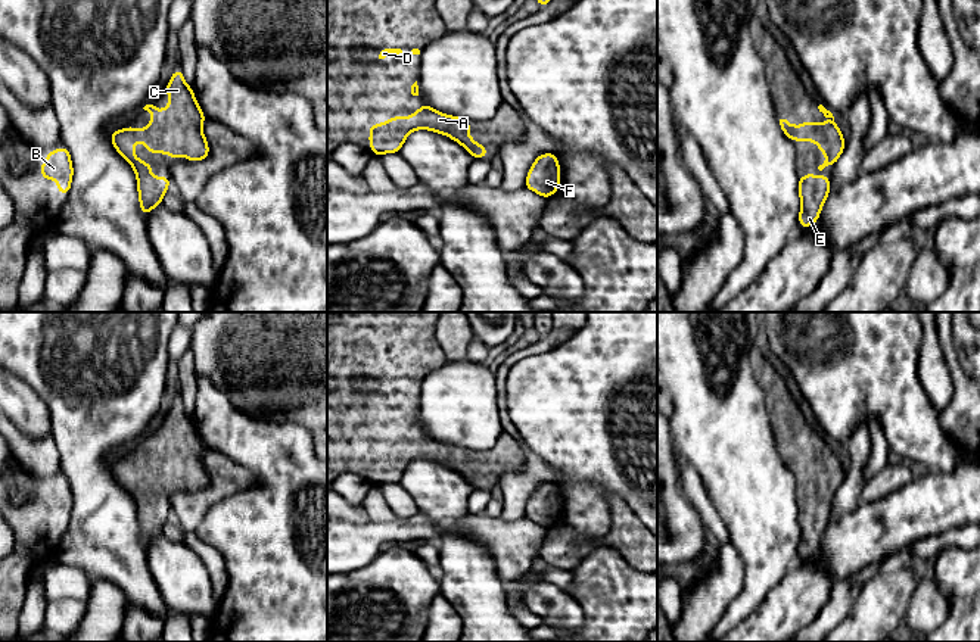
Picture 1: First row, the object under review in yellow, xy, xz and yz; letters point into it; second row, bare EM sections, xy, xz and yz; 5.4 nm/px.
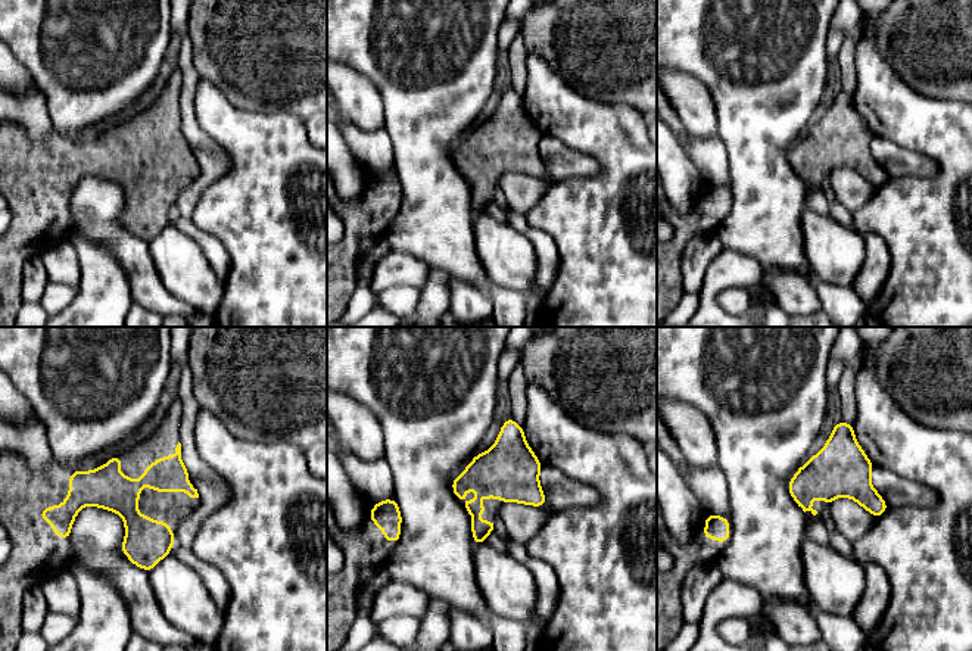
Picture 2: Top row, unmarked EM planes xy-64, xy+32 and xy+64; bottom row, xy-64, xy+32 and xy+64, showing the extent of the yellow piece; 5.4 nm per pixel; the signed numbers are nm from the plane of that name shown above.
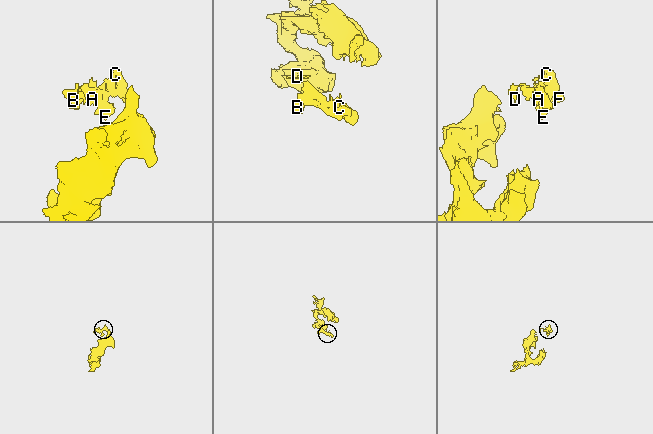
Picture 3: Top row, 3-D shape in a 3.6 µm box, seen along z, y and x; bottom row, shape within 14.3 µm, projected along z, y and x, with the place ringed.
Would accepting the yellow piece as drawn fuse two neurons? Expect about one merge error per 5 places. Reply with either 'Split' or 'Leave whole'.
Leave whole

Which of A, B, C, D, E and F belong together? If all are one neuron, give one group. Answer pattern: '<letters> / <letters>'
A B C D E F

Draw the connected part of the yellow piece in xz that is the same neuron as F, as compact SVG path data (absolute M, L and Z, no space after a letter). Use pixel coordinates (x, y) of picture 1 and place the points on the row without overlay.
M542 483L532 493L525 517L548 529L560 517L560 495L556 483Z

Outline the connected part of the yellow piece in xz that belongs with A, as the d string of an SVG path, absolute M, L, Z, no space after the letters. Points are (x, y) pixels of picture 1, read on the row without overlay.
M426 433L408 448L388 448L385 454L368 455L367 459L371 461L367 471L371 474L370 482L374 486L398 483L408 464L414 459L430 459L448 465L460 473L473 489L485 489L488 484L485 474L477 474L469 467L470 449L439 443Z

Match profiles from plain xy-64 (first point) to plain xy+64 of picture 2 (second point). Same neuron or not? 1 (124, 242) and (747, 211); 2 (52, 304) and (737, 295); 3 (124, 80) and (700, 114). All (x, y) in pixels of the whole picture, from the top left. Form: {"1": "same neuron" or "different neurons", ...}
{"1": "same neuron", "2": "same neuron", "3": "different neurons"}

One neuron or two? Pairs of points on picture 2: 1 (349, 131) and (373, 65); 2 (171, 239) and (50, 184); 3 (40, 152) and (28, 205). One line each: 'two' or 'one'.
1: two
2: two
3: one

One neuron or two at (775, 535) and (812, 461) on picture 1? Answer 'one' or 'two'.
two

